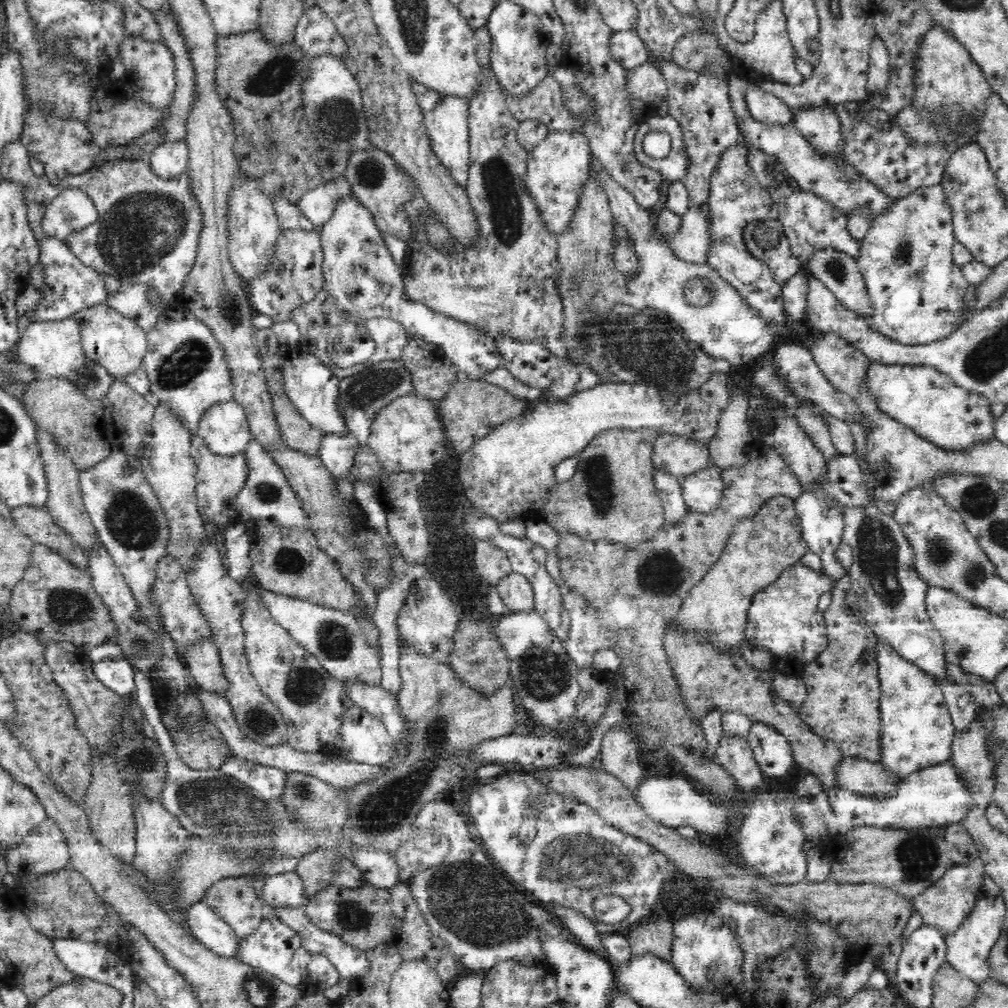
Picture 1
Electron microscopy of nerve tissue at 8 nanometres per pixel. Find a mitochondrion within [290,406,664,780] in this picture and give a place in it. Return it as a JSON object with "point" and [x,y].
{"point":[544,673]}

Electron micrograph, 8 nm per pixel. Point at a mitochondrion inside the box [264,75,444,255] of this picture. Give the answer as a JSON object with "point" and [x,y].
{"point":[336,118]}

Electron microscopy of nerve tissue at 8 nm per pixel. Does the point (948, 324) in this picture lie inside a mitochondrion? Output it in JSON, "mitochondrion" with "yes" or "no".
{"mitochondrion":"no"}

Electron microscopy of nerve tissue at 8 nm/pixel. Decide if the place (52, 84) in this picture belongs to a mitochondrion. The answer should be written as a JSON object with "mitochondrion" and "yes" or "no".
{"mitochondrion":"yes"}

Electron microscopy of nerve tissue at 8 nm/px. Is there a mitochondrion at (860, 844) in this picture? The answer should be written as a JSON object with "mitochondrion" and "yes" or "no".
{"mitochondrion":"no"}

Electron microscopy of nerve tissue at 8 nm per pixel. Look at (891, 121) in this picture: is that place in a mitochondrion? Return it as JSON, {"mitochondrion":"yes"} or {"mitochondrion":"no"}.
{"mitochondrion":"no"}

